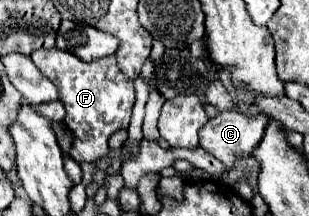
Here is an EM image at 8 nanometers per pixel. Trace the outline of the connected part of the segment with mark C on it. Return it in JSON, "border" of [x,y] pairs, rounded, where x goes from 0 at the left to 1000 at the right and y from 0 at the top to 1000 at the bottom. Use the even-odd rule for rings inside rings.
{"border":[[[764,505],[718,514],[647,597],[647,681],[718,745],[725,773],[751,773],[764,718],[822,718],[861,579],[861,532],[809,551]]]}

